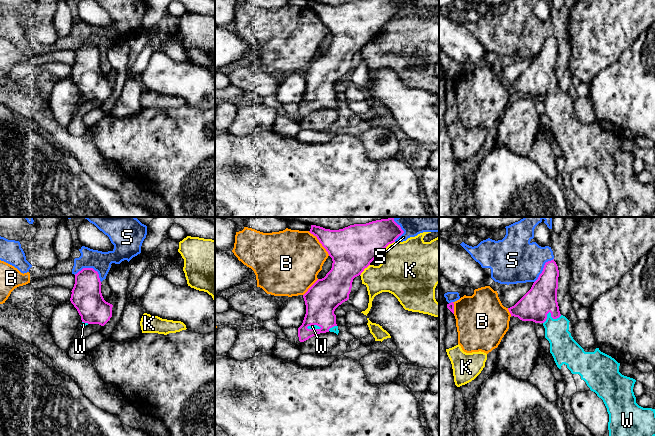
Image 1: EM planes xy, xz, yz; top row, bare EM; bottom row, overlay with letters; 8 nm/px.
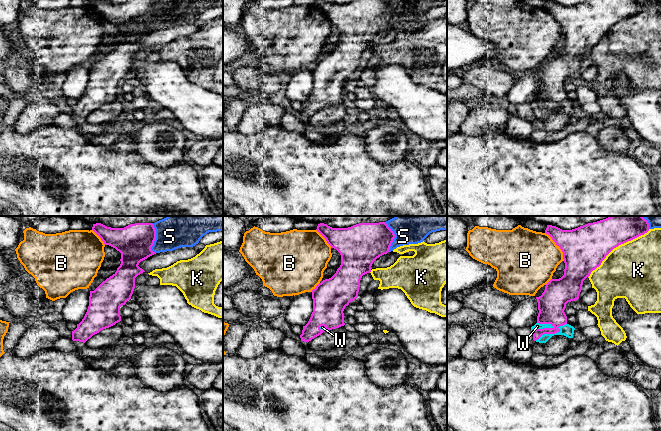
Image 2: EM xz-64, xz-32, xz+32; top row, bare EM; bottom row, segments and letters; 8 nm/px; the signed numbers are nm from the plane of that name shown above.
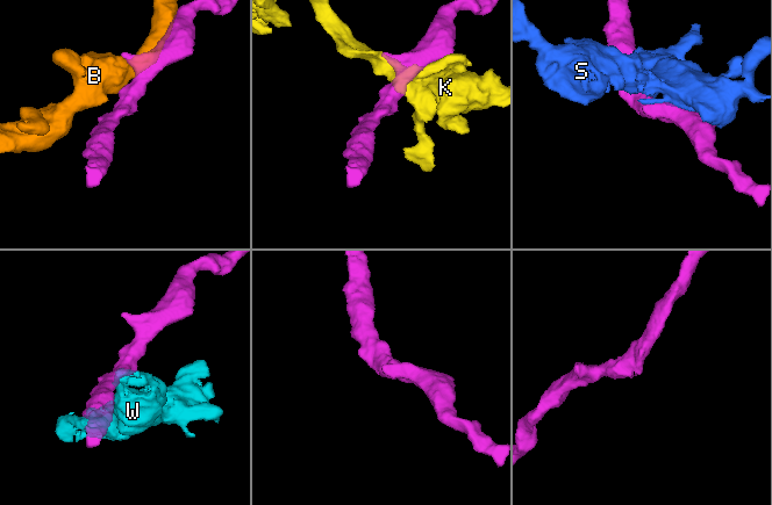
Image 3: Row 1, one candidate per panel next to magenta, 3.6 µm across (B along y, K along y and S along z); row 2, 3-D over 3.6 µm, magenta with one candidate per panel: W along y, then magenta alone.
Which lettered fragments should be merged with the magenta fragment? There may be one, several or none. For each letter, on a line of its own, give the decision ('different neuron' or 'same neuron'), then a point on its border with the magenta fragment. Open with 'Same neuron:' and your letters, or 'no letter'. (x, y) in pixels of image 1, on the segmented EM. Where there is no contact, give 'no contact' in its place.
Same neuron: W
B: different neuron | xz (319, 241)
K: different neuron | xz (384, 248)
S: different neuron | xy (90, 268)
W: same neuron | yz (550, 312)

